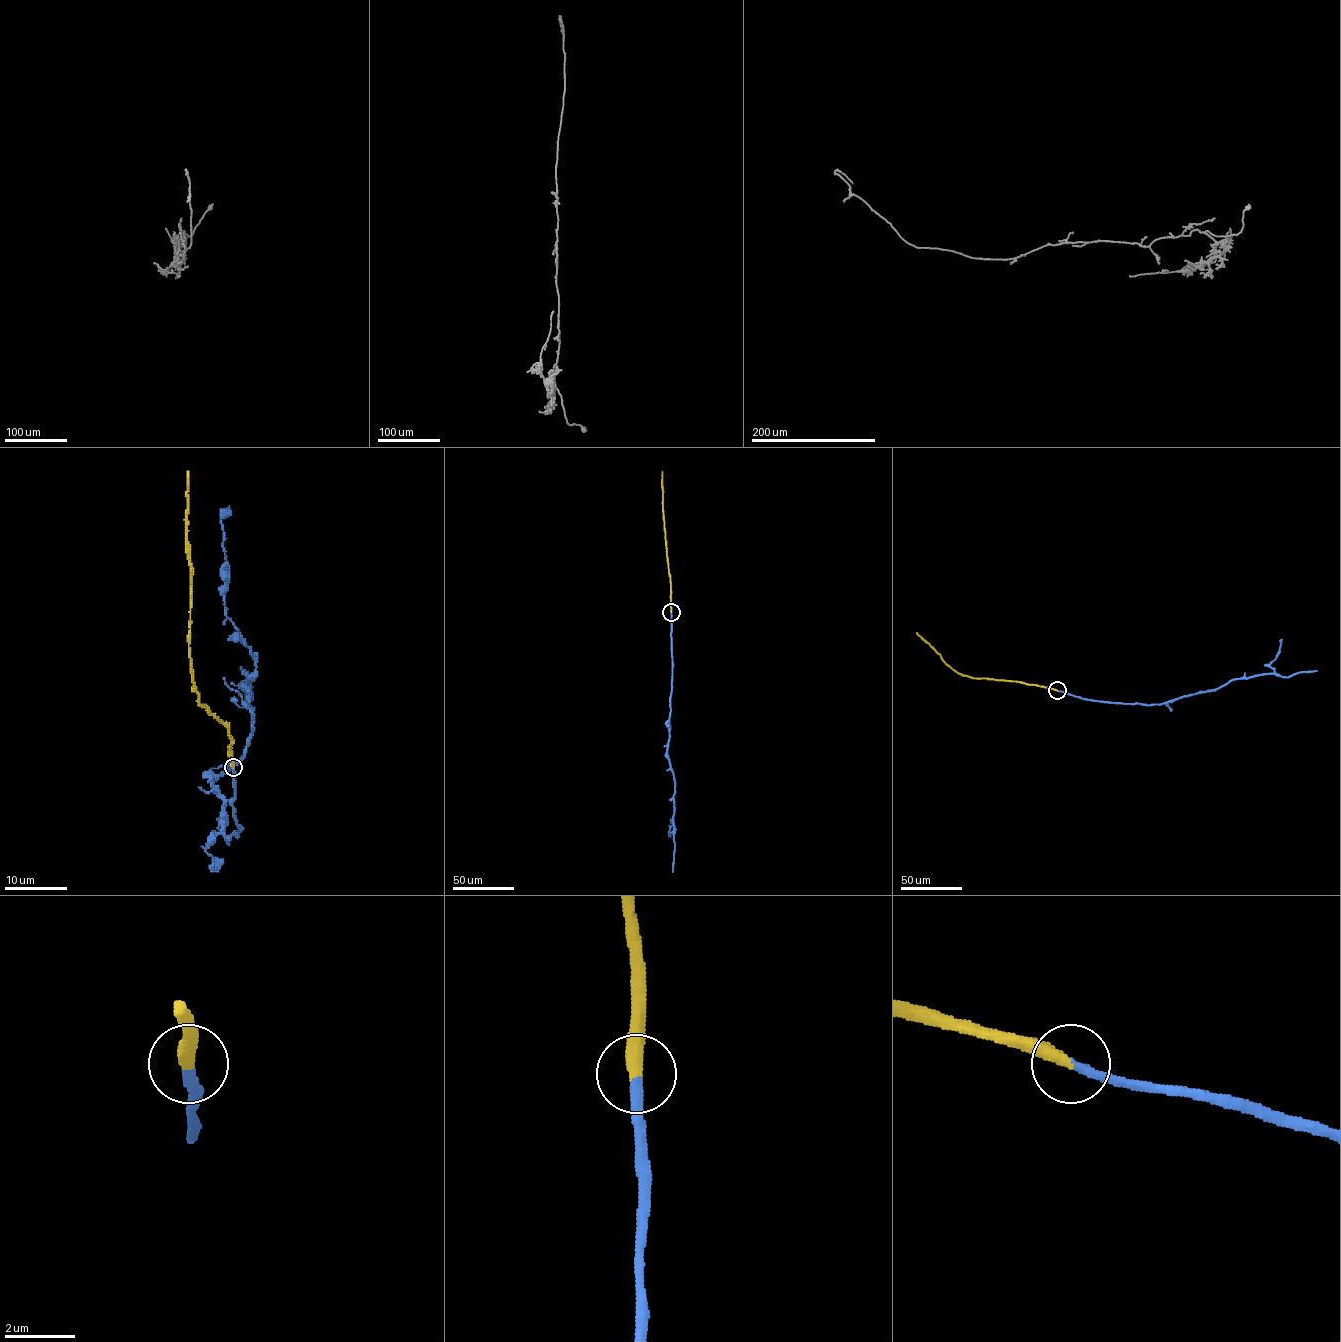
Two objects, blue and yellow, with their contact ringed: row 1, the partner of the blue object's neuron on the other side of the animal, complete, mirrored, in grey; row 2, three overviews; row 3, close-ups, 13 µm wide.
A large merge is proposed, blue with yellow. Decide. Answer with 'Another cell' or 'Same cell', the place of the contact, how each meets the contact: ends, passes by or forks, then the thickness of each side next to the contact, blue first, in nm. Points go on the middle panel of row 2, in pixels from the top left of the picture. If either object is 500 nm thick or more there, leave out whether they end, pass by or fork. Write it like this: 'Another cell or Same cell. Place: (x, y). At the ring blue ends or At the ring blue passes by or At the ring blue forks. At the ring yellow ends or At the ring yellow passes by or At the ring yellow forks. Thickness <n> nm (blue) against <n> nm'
Same cell. Place: (671, 612). At the ring blue ends. At the ring yellow ends. Thickness 280 nm (blue) against 400 nm

